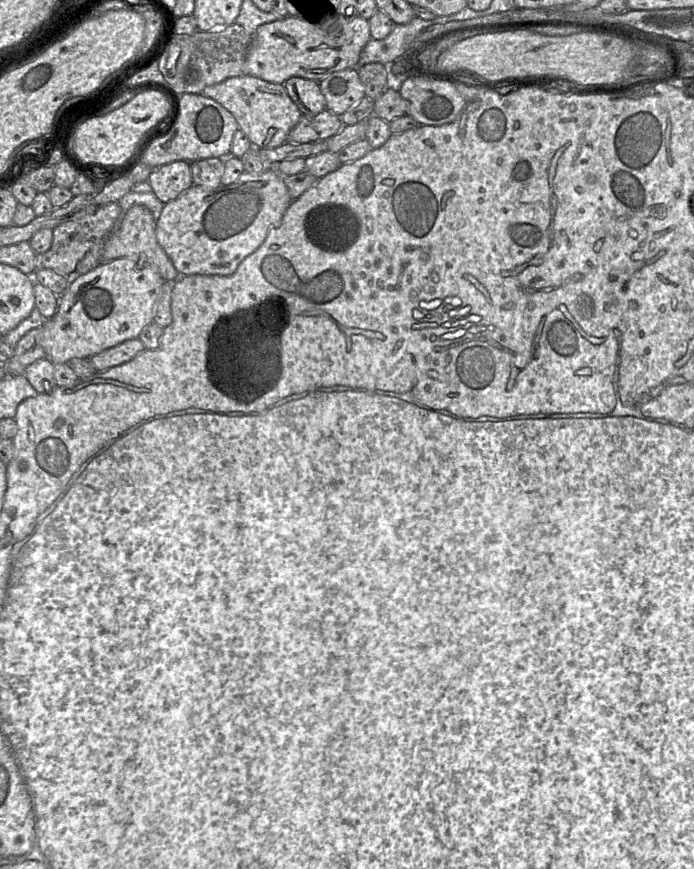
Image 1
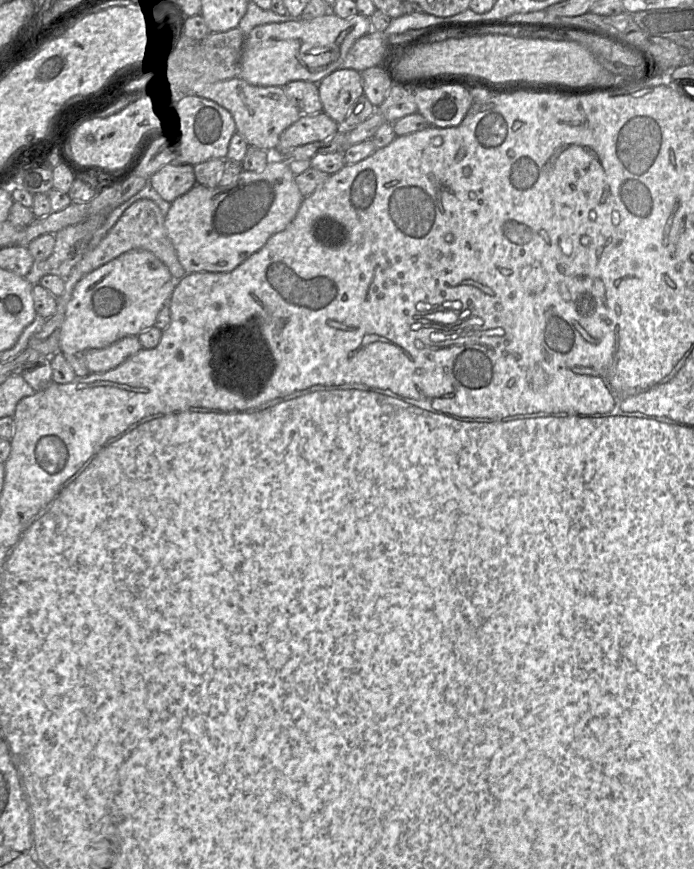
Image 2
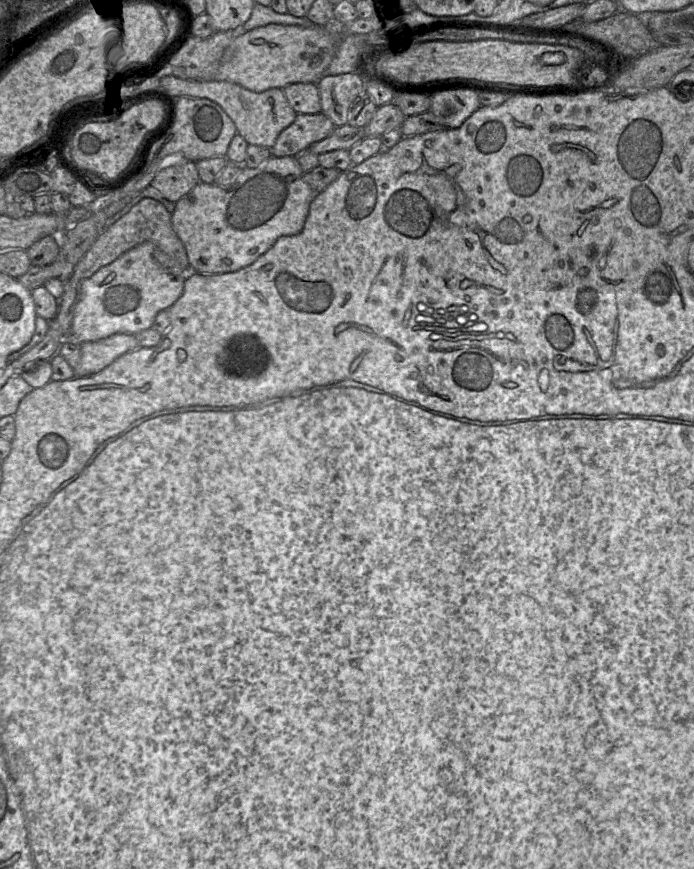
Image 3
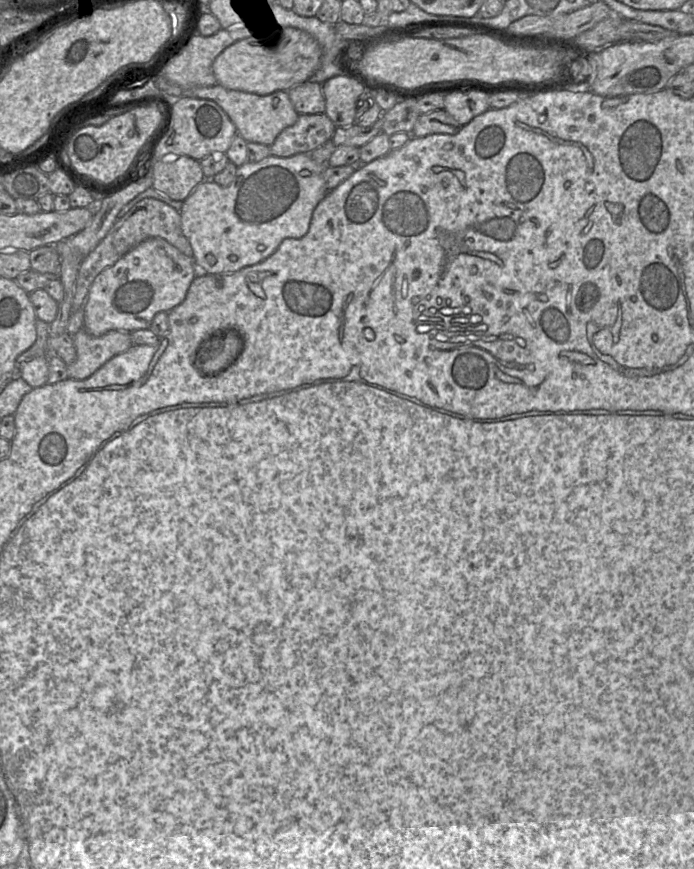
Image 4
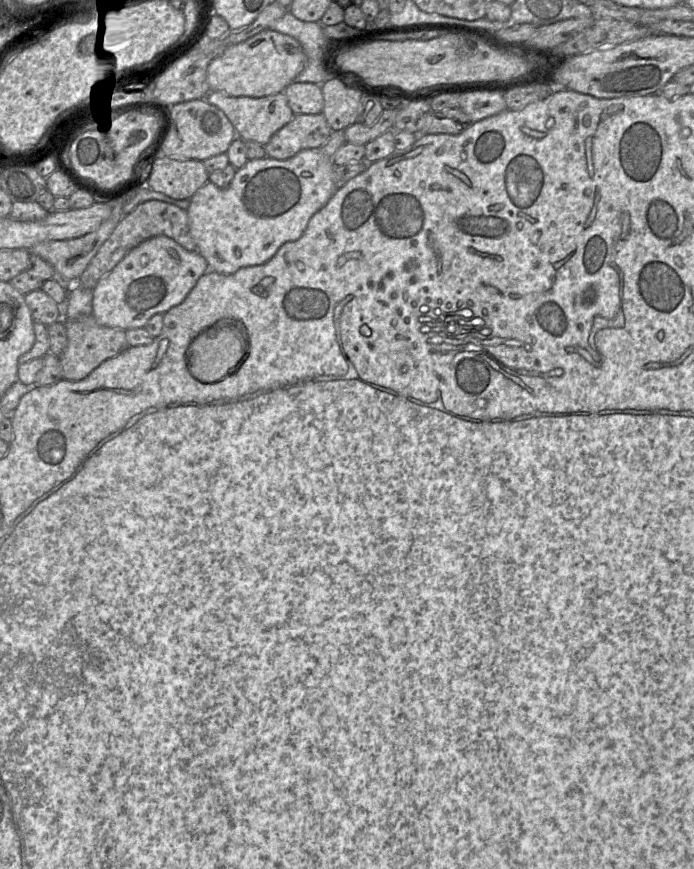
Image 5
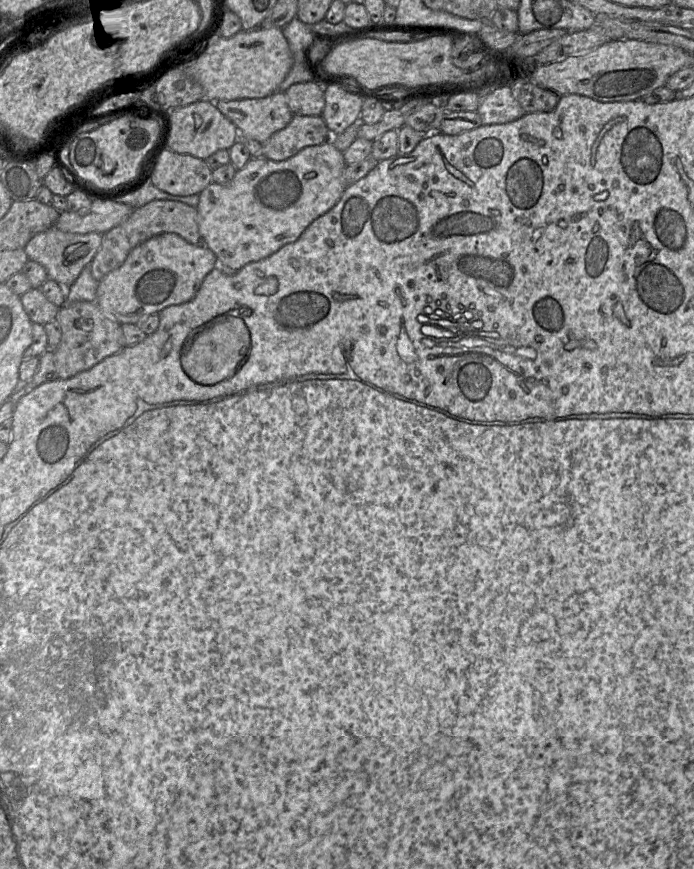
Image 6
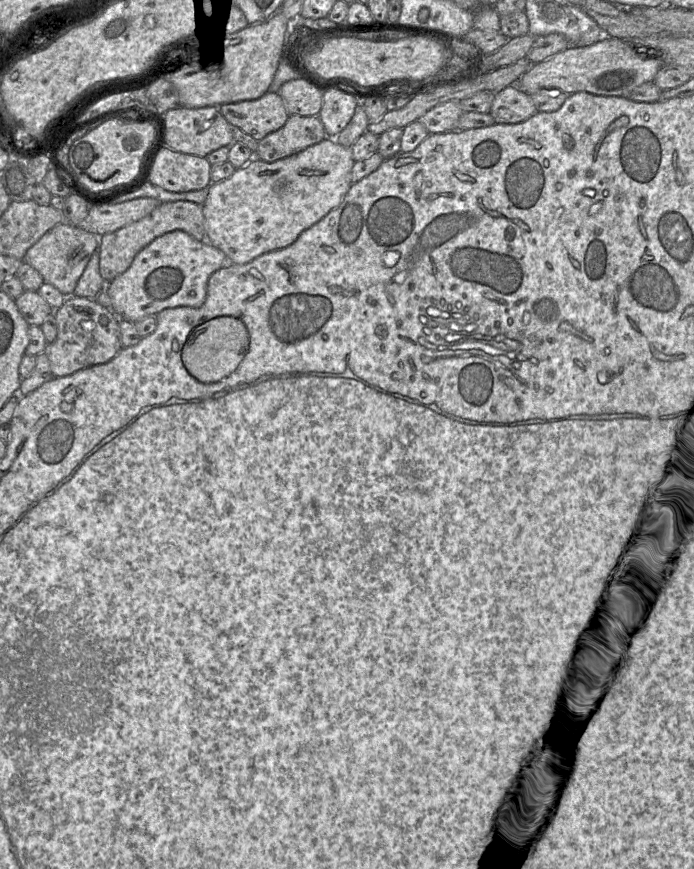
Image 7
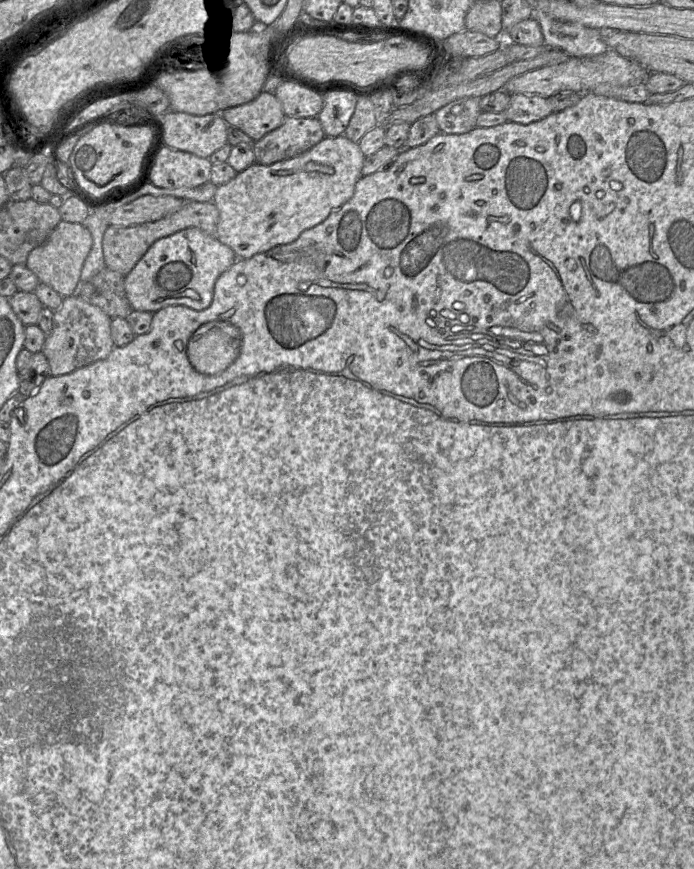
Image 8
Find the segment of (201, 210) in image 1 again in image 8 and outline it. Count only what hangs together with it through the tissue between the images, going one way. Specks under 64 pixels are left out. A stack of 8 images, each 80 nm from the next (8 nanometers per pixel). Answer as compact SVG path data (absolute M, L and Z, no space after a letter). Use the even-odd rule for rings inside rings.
M341 135L325 137L306 152L271 165L253 163L227 183L218 186L215 192L212 201L219 211L216 238L230 247L238 259L249 259L295 241L303 231L322 223L353 197L356 183L363 177L361 171L364 161L365 156L358 143Z

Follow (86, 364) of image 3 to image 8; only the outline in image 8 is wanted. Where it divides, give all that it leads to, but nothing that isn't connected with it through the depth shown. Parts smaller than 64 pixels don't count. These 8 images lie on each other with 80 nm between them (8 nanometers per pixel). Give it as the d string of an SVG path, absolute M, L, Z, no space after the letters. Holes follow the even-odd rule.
M77 295L64 297L59 309L54 310L53 329L46 336L43 349L50 374L60 376L69 374L79 368L98 360L106 359L115 347L111 335L110 318L99 307L92 305Z

